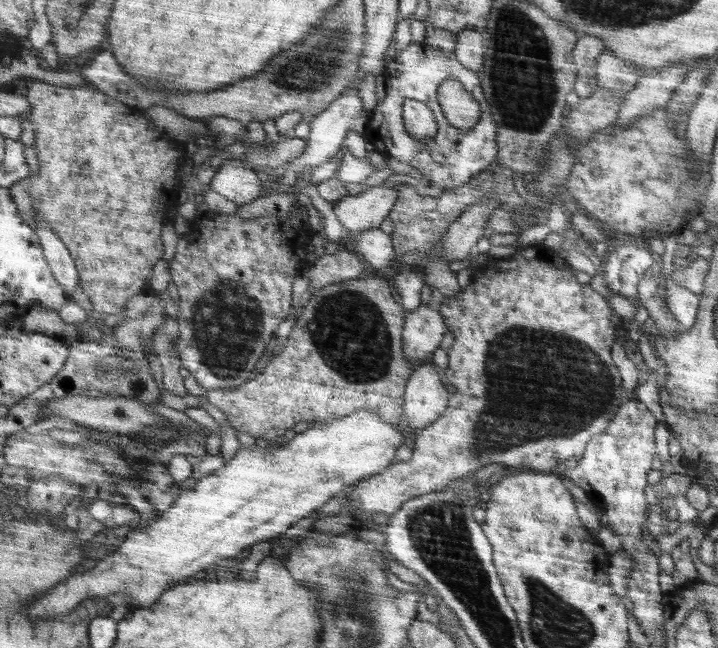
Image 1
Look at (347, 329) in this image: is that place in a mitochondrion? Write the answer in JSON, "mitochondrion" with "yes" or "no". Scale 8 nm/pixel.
{"mitochondrion":"yes"}

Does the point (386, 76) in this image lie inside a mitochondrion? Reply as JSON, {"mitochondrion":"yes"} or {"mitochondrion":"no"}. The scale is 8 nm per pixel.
{"mitochondrion":"no"}

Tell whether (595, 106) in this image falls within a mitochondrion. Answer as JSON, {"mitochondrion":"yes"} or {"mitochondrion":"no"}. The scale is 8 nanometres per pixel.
{"mitochondrion":"no"}

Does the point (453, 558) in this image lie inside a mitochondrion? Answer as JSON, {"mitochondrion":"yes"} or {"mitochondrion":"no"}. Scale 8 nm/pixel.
{"mitochondrion":"yes"}

